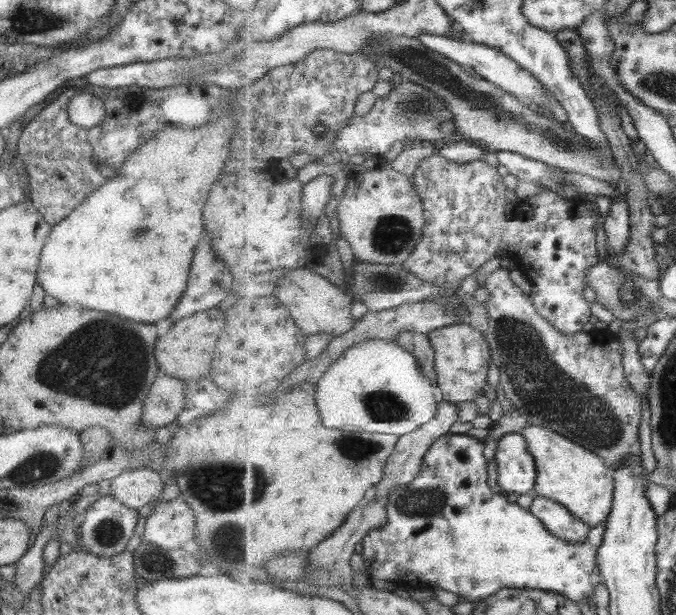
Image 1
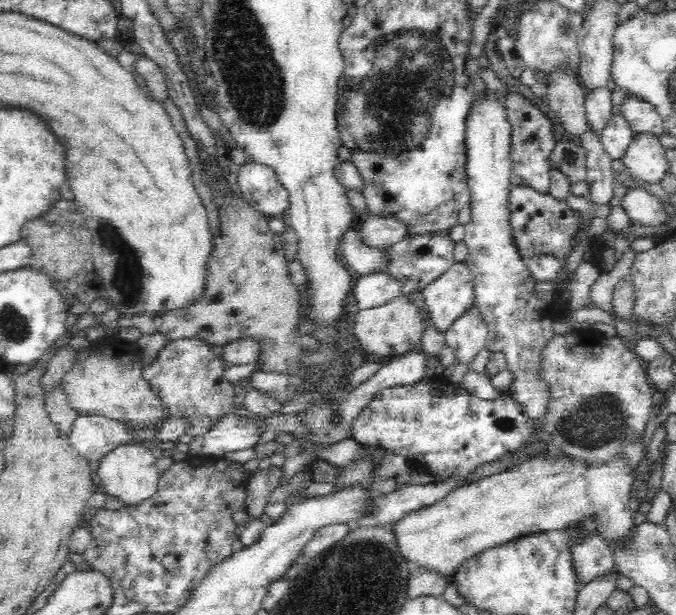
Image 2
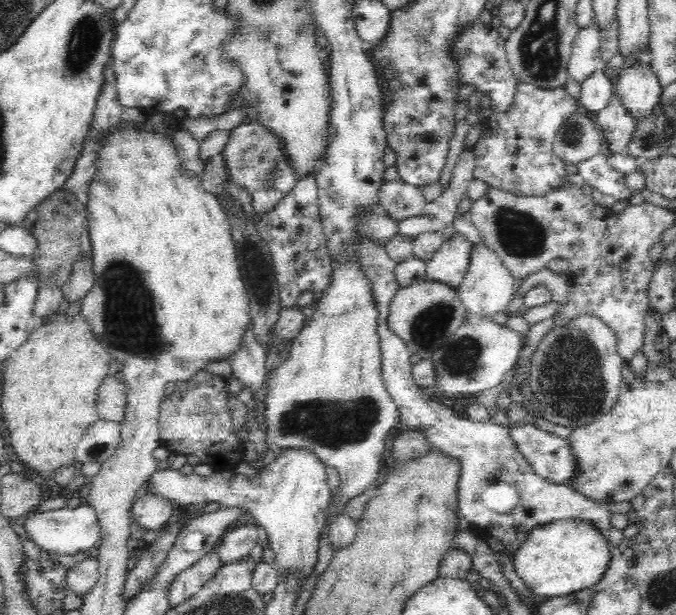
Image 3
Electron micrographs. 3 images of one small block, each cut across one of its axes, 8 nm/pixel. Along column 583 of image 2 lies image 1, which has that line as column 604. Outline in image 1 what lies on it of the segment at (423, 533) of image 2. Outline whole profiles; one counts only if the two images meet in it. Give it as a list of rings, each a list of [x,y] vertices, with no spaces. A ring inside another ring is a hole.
[[[527,425],[521,432],[537,463],[535,492],[563,503],[589,527],[596,528],[608,521],[615,494],[615,469],[594,451],[565,438],[555,430]]]

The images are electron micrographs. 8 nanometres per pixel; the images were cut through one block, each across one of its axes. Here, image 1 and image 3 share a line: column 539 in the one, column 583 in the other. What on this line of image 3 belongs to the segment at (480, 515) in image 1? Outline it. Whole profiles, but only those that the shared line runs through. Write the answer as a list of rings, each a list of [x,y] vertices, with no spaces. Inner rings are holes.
[[[564,518],[550,522],[533,529],[526,534],[524,542],[514,551],[512,561],[516,574],[524,581],[527,588],[546,599],[552,597],[566,596],[588,587],[597,586],[599,580],[609,565],[611,557],[610,544],[600,529],[594,527],[592,522],[584,521],[583,518]]]

